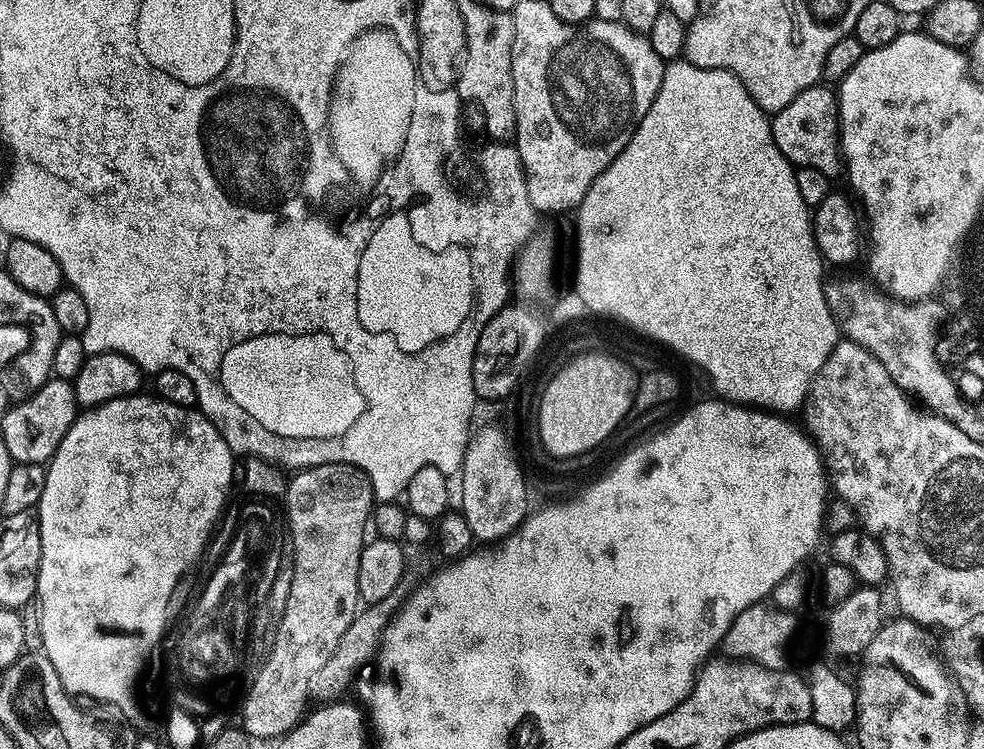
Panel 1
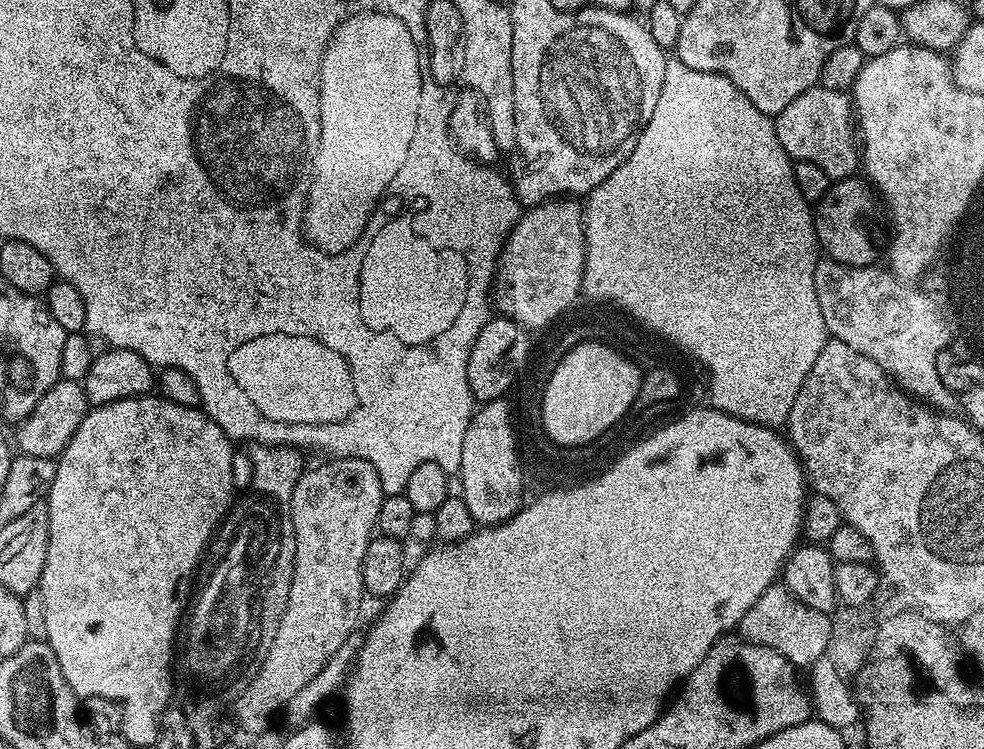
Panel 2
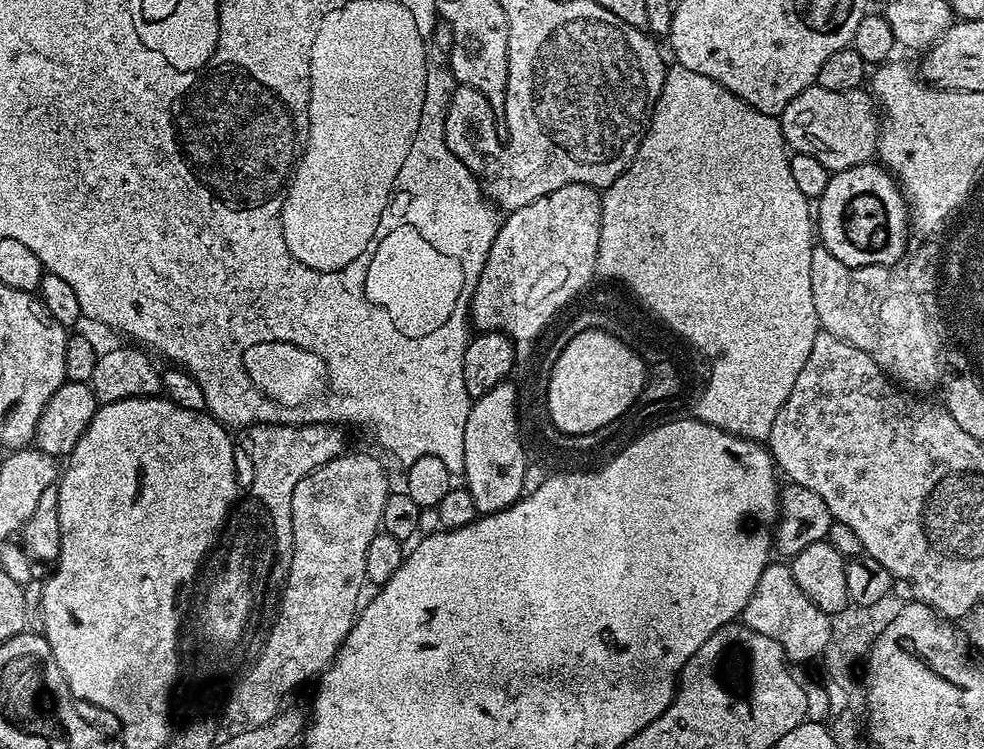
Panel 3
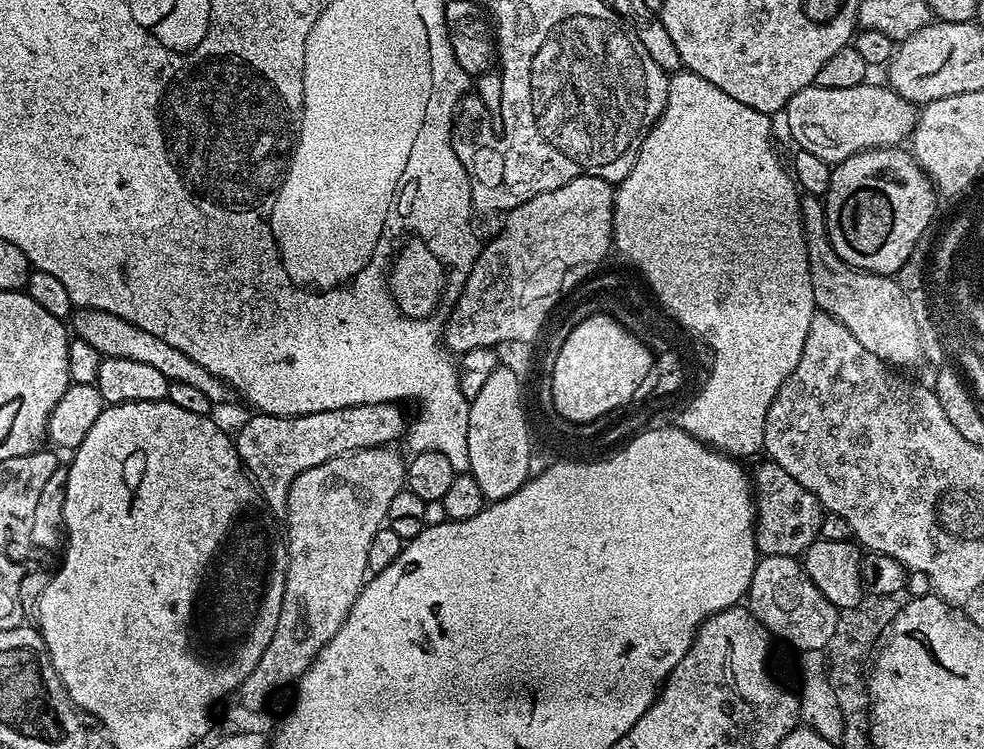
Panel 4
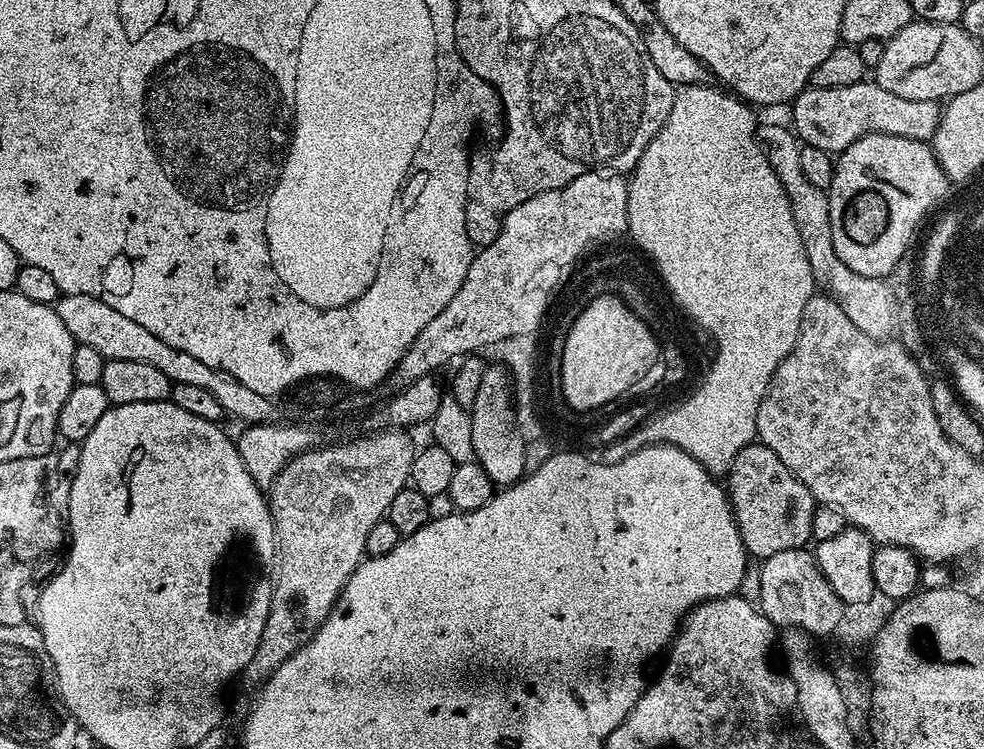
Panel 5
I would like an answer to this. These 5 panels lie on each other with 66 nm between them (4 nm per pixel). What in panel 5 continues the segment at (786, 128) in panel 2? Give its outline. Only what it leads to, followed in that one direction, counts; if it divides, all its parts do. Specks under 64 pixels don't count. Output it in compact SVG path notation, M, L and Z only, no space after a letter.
M865 82L854 86L837 88L807 87L795 100L791 101L791 127L804 144L818 146L839 154L847 150L858 138L871 132L898 134L902 138L931 141L936 127L940 124L941 105L935 100L911 100L882 90L875 82Z

